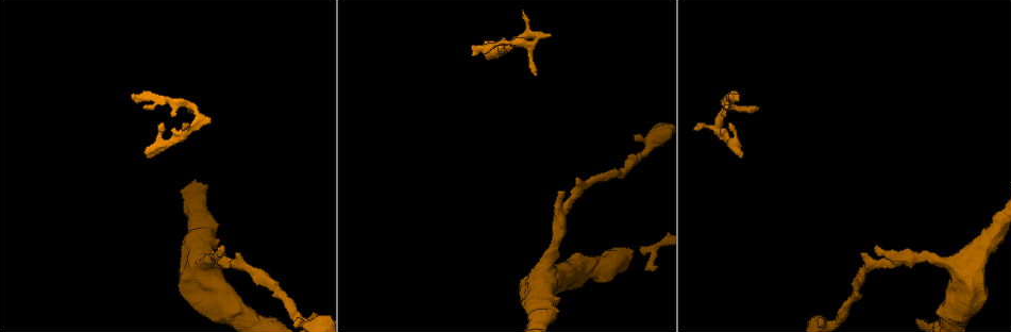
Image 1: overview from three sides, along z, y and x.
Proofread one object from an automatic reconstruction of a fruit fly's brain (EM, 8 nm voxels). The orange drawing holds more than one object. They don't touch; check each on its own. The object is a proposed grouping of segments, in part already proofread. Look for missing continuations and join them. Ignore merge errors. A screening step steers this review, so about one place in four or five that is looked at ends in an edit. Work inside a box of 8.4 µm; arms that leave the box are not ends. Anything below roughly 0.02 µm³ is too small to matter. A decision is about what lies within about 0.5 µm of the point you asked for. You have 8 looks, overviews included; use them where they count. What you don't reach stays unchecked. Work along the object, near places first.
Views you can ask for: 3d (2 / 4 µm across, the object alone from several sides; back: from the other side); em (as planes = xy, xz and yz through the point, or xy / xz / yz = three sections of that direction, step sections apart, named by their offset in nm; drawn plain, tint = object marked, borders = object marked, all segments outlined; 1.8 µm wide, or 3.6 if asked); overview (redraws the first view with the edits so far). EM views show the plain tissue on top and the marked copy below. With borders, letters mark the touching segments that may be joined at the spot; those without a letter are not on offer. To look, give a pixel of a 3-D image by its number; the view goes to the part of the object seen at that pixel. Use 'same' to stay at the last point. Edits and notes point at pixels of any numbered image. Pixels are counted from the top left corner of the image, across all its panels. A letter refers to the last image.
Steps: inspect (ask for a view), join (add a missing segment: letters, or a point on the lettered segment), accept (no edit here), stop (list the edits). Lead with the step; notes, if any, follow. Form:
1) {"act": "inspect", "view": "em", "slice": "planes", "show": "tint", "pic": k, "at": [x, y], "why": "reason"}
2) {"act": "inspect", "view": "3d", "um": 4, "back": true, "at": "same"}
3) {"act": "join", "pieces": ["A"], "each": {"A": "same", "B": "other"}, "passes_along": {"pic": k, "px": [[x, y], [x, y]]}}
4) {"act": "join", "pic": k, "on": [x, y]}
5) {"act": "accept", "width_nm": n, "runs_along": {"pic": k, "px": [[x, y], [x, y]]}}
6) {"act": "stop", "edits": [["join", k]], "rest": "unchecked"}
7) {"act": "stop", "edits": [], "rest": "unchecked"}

{"act": "inspect", "view": "3d", "um": 2, "pic": 1, "at": [758, 107], "why": "tapers out"}

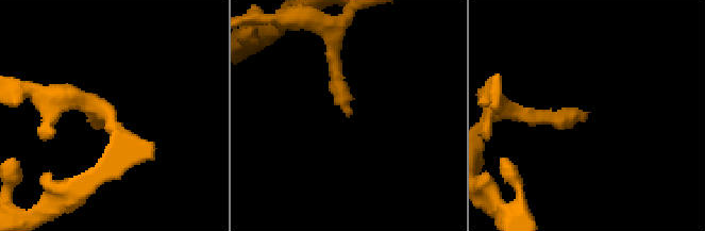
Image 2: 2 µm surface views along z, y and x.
{"act": "inspect", "view": "em", "um": 3.6, "slice": "yz", "step": 16, "show": "tint", "pic": 2, "at": [349, 113], "why": "now the EM"}

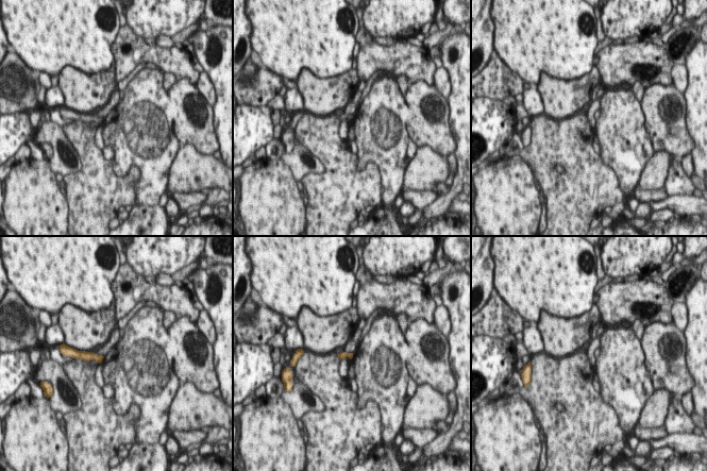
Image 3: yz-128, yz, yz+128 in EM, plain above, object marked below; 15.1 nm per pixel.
{"act": "inspect", "view": "em", "um": 3.6, "slice": "planes", "show": "borders", "at": "same"}

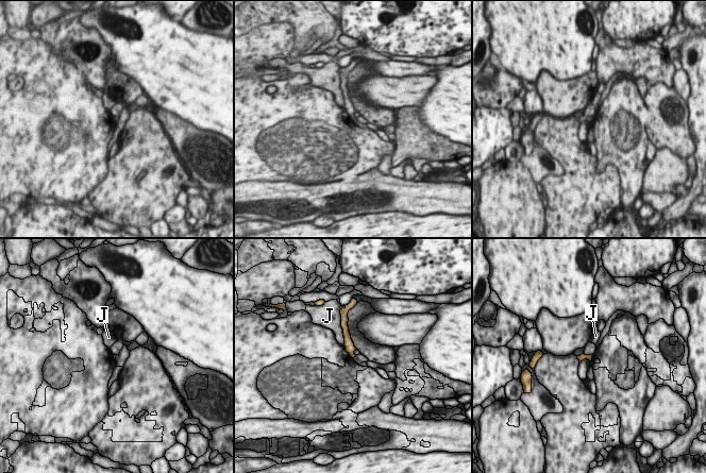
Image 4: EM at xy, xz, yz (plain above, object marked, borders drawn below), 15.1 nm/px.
{"act": "accept", "longest_contact_nm": ["J", 400], "each": {"J": "other"}, "found": "none of them fits"}

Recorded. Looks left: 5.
{"act": "inspect", "view": "em", "slice": "planes", "show": "tint", "pic": 1, "at": [486, 59], "why": "branch stops here"}

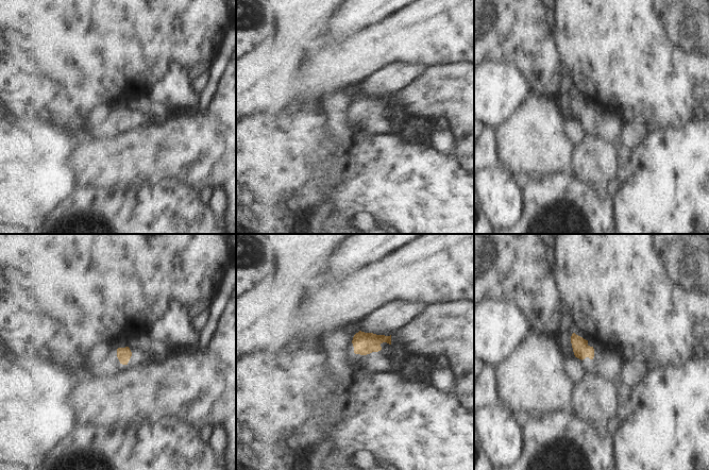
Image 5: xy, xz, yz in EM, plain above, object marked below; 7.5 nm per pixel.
{"act": "inspect", "view": "em", "slice": "planes", "show": "borders", "at": "same", "why": "what lies round it"}

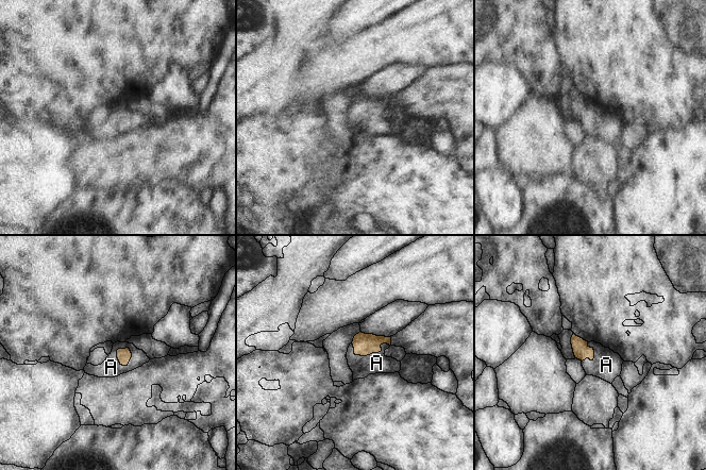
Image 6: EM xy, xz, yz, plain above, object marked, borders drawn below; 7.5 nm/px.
{"act": "join", "pieces": ["A"], "each": {"A": "same"}, "passes_along": {"pic": 6, "px": [[364, 345], [369, 354], [376, 363]]}, "found": "the cell continues"}

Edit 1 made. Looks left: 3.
{"act": "inspect", "view": "overview", "why": "see it whole again"}

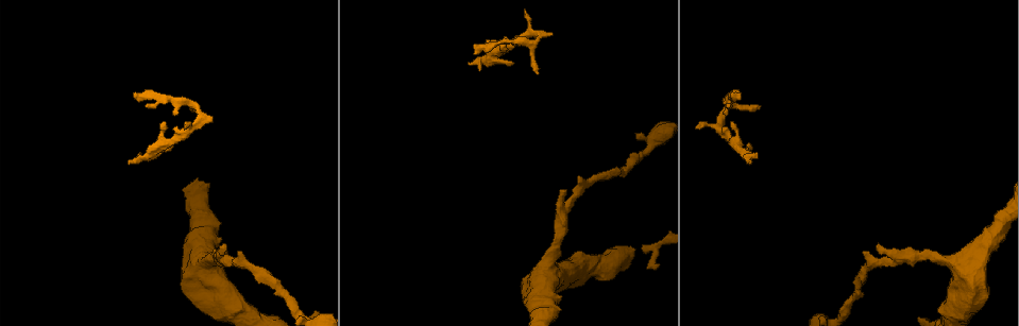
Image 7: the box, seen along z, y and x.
{"act": "inspect", "view": "em", "slice": "planes", "show": "tint", "pic": 7, "at": [563, 190], "why": "branch stops here"}

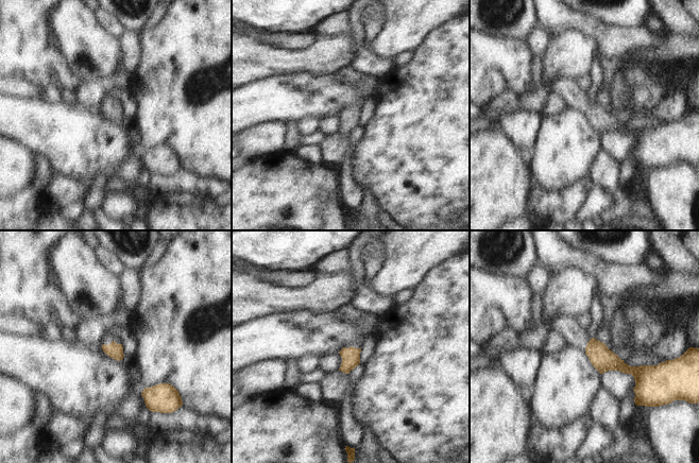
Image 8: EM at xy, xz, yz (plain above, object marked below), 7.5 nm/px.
{"act": "inspect", "view": "em", "slice": "planes", "show": "borders", "at": "same"}

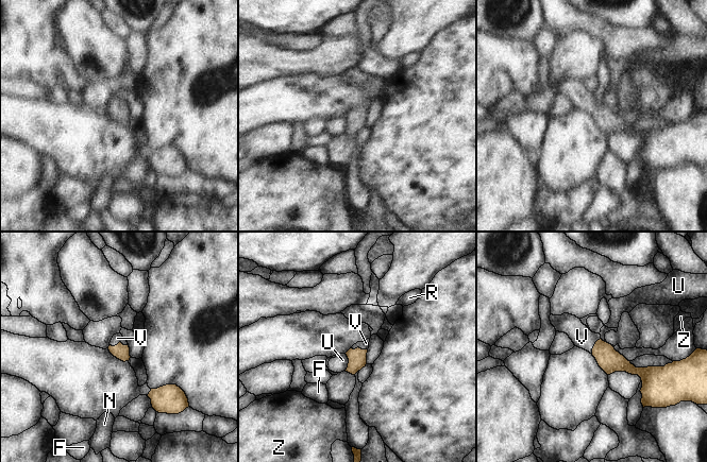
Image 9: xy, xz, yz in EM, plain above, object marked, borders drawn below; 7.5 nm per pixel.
{"act": "join", "pieces": ["V"], "each": {"F": "other", "N": "other", "R": "other", "U": "other", "V": "same", "Z": "other"}, "passes_along": {"pic": 9, "px": [[121, 352], [119, 342], [117, 338]]}, "found": "it goes on there"}

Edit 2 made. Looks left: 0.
{"act": "stop", "edits": [["join", 6], ["join", 9]], "rest": "unchecked"}

